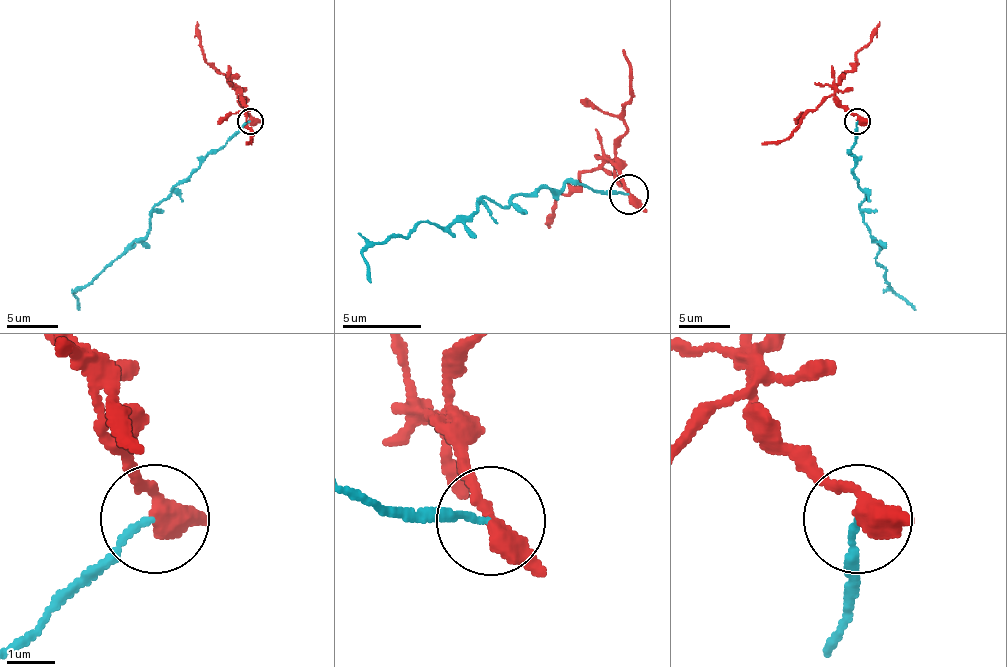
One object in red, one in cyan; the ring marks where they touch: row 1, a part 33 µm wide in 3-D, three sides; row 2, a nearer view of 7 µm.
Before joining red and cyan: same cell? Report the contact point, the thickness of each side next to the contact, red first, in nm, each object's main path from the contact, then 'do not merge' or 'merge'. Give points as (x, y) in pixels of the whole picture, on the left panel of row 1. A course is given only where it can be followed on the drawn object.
at (250, 121); 360 nm thick on the red side, 100 nm on the other; red runs (249, 122), (239, 101), (239, 91), (205, 60), (197, 39), (197, 21); cyan runs (249, 122), (210, 153), (154, 207), (151, 227), (143, 238), (136, 238), (102, 271), (74, 292), (79, 310); do not merge

